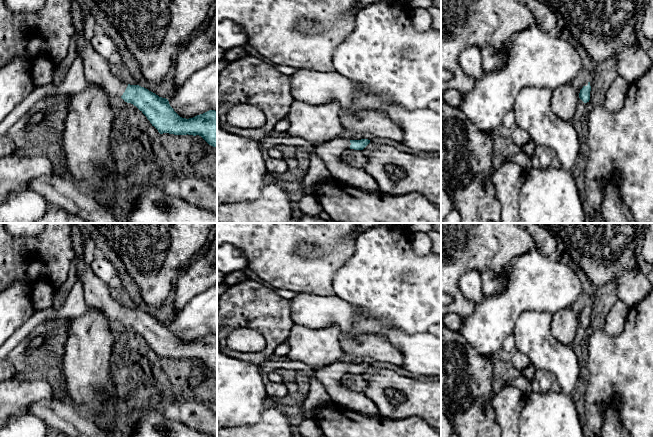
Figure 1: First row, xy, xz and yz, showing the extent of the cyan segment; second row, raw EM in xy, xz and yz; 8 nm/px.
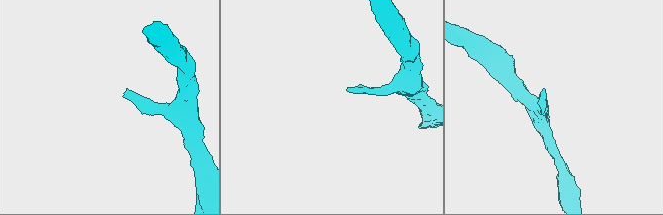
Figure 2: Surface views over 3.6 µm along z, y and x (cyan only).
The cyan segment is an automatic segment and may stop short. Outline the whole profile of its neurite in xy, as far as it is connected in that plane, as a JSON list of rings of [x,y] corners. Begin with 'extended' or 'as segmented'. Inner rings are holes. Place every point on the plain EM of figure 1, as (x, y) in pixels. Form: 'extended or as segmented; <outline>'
extended; [[[77,223],[70,224],[72,247],[75,252],[77,279],[82,282],[84,298],[90,309],[101,312],[110,322],[121,321],[136,330],[160,358],[199,359],[217,372],[217,335],[209,334],[193,342],[182,342],[170,330],[168,323],[139,309],[123,306],[117,296],[84,261],[82,234]]]

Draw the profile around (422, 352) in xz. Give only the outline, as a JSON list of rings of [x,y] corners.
[[[387,328],[375,335],[397,347],[404,357],[403,368],[418,376],[441,376],[441,338],[429,333],[406,334]]]

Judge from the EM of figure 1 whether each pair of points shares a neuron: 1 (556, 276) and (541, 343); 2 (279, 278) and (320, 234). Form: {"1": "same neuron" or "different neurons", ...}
{"1": "different neurons", "2": "same neuron"}

